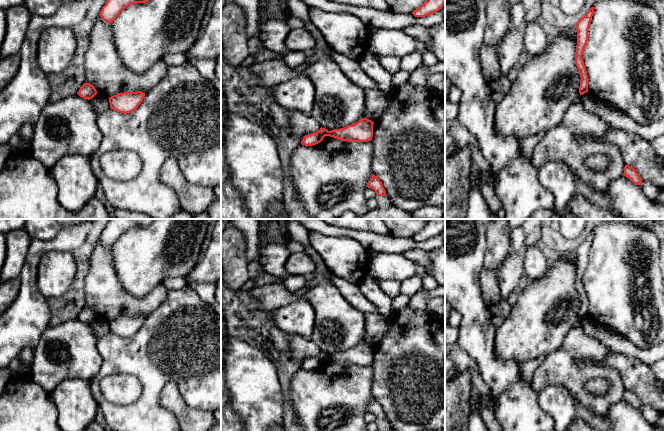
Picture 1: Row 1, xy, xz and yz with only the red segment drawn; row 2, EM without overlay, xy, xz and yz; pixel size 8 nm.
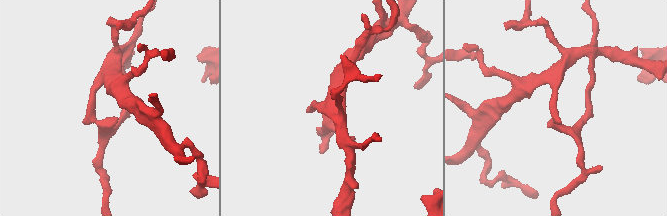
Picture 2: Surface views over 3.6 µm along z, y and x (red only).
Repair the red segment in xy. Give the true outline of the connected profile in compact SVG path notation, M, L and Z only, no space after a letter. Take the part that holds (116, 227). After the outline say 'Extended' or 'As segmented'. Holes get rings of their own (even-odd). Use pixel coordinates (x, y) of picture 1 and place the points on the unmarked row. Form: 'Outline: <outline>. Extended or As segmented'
Outline: M111 219L99 239L104 245L113 247L126 231L135 227L146 227L153 221L154 219Z. As segmented

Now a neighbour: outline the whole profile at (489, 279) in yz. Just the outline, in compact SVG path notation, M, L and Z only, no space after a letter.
M483 268L480 273L483 300L487 305L502 301L499 275L494 269Z

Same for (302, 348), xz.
M289 334L289 336L290 349L293 358L303 362L305 359L315 357L320 354L320 347L310 338L305 338L295 334Z

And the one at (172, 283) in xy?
M169 277L163 282L167 290L179 290L187 286L187 281L185 277Z

